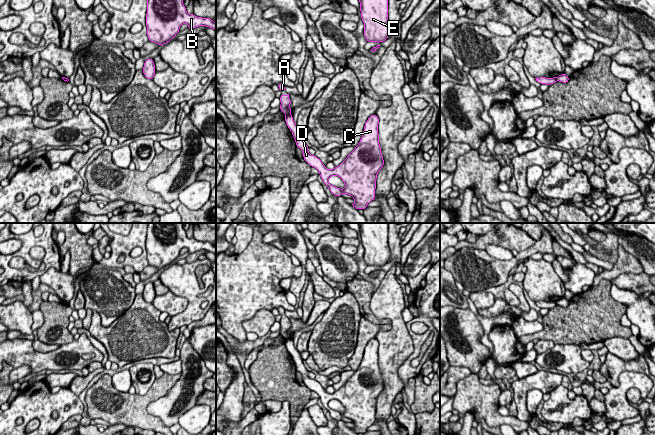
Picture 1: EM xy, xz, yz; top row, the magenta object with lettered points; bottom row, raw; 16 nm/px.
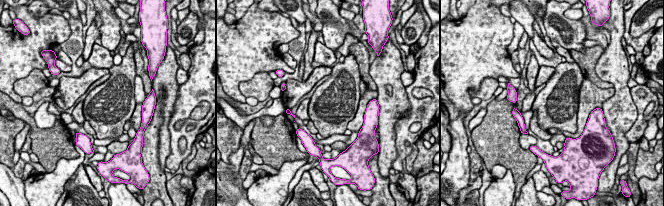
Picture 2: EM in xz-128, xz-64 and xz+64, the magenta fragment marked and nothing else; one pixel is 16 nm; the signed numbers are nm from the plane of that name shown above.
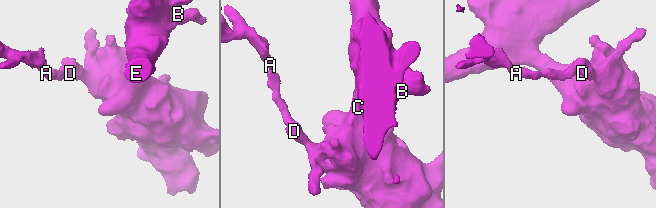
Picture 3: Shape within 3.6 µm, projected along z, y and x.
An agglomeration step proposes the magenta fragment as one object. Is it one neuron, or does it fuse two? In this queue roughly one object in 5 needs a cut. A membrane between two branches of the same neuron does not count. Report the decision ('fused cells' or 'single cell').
fused cells

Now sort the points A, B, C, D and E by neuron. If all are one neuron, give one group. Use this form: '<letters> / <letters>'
A / B C D E

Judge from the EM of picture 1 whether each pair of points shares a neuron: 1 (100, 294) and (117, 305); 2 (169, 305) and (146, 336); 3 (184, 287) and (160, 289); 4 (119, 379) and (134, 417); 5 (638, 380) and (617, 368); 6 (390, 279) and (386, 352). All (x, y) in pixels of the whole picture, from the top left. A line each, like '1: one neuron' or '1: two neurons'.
1: one neuron
2: two neurons
3: two neurons
4: two neurons
5: two neurons
6: one neuron

